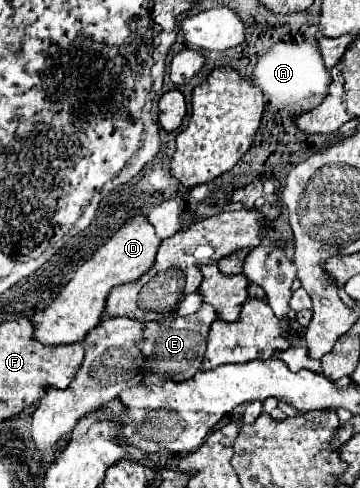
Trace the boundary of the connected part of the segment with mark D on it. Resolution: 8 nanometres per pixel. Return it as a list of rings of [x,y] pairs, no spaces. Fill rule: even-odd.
[[[135,215],[131,217],[111,241],[99,247],[91,259],[87,259],[73,275],[73,279],[65,285],[65,295],[57,295],[53,303],[43,311],[43,319],[35,329],[35,337],[43,345],[67,345],[81,341],[89,329],[93,329],[105,311],[105,297],[109,289],[125,283],[137,281],[155,261],[155,253],[159,249],[161,239],[157,237],[153,225],[149,225],[147,217]]]

